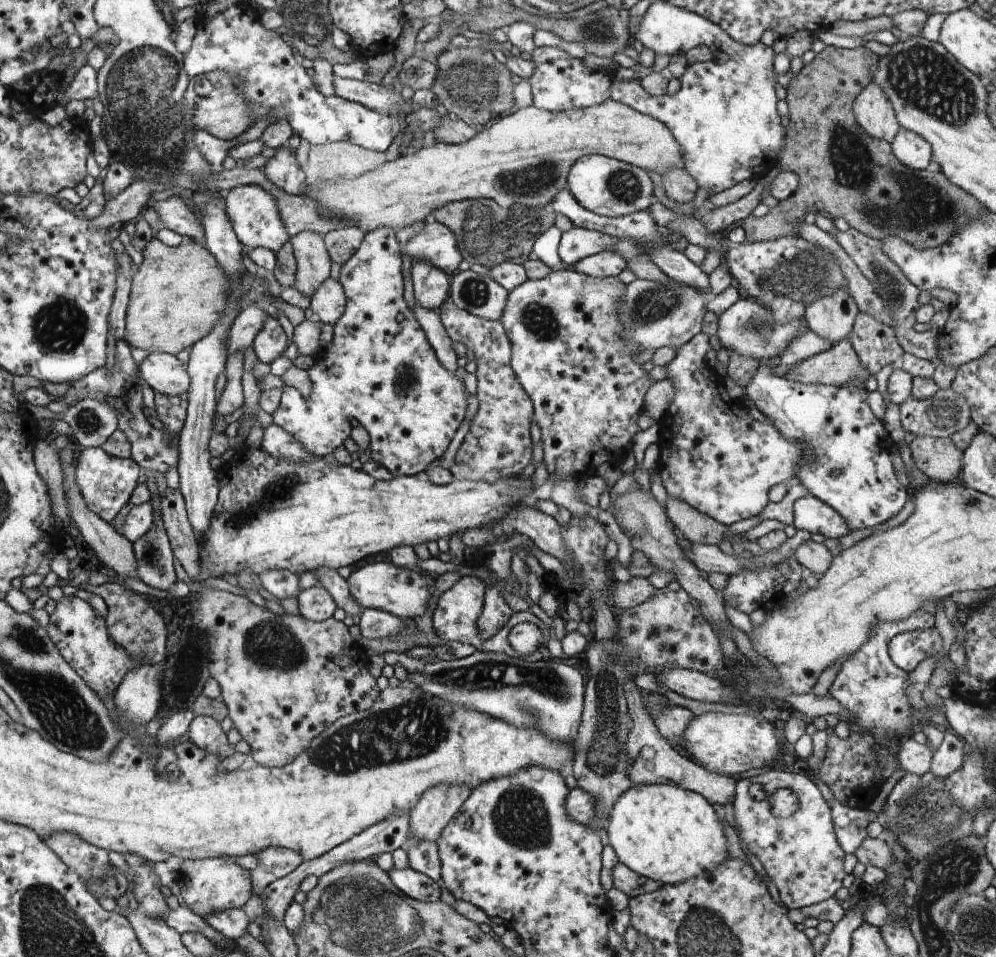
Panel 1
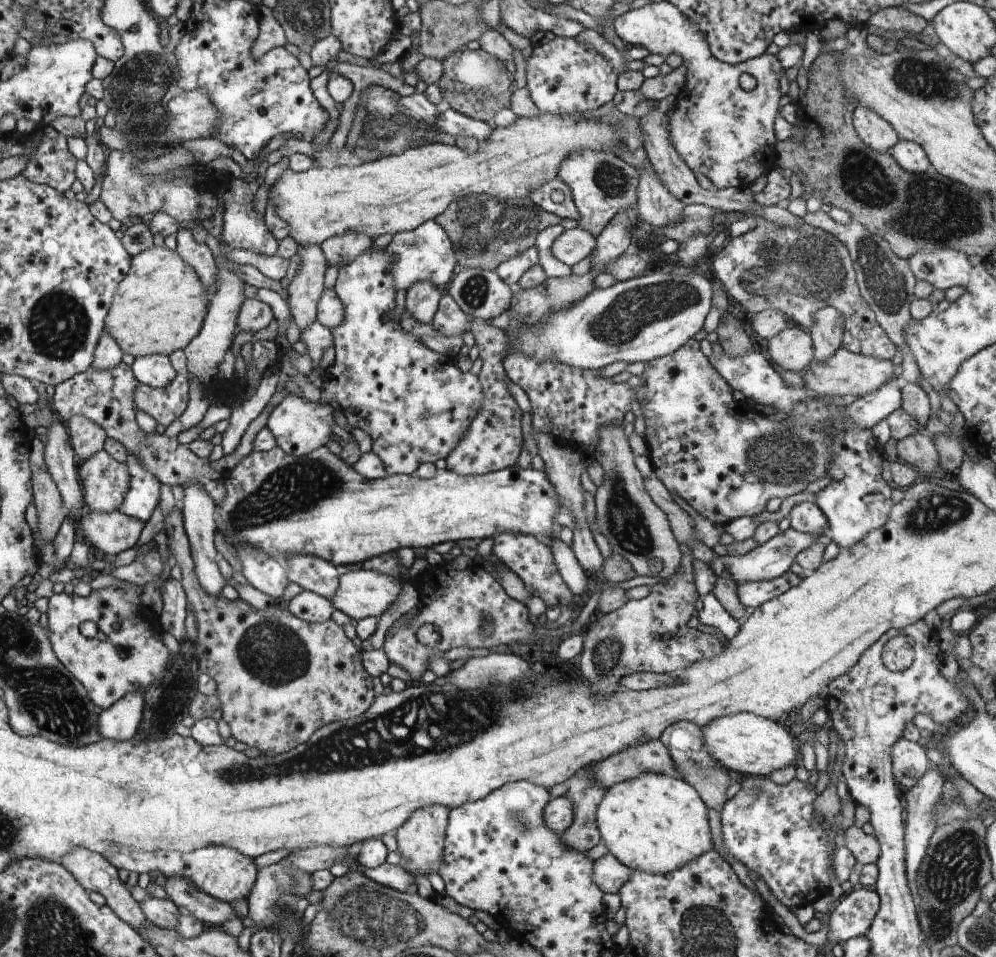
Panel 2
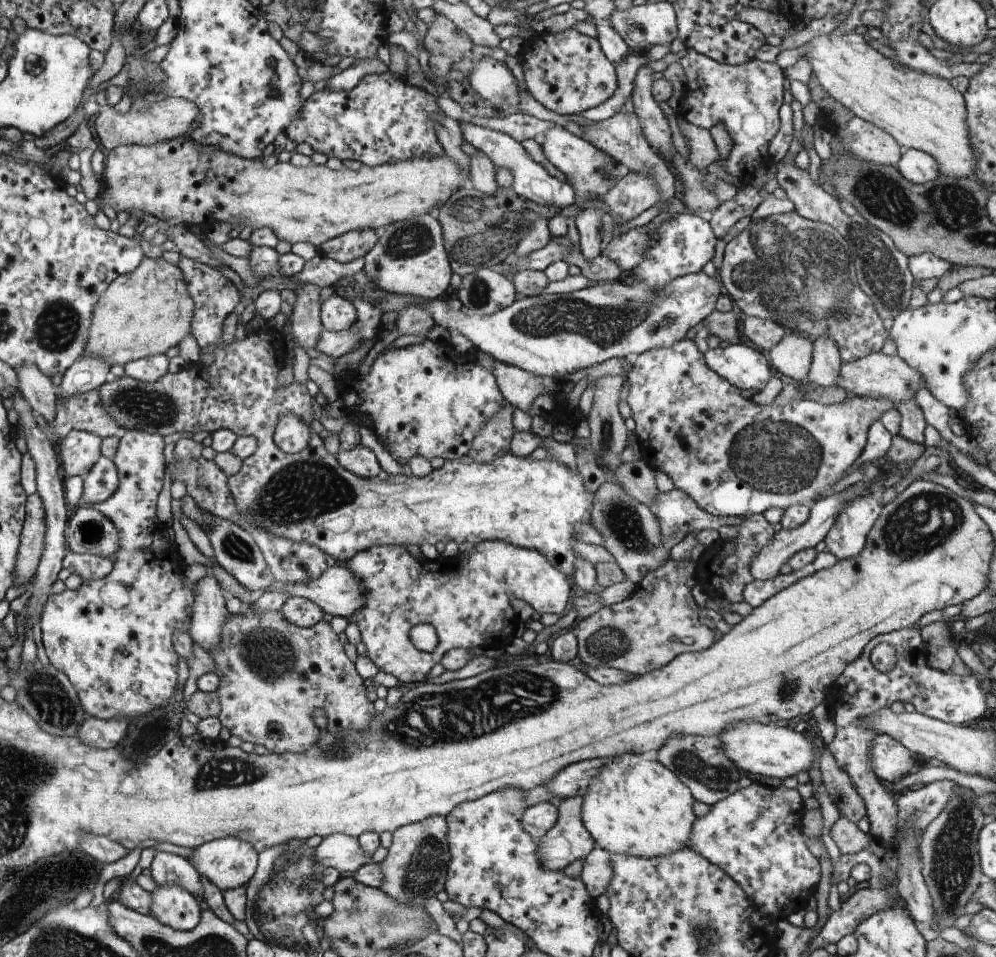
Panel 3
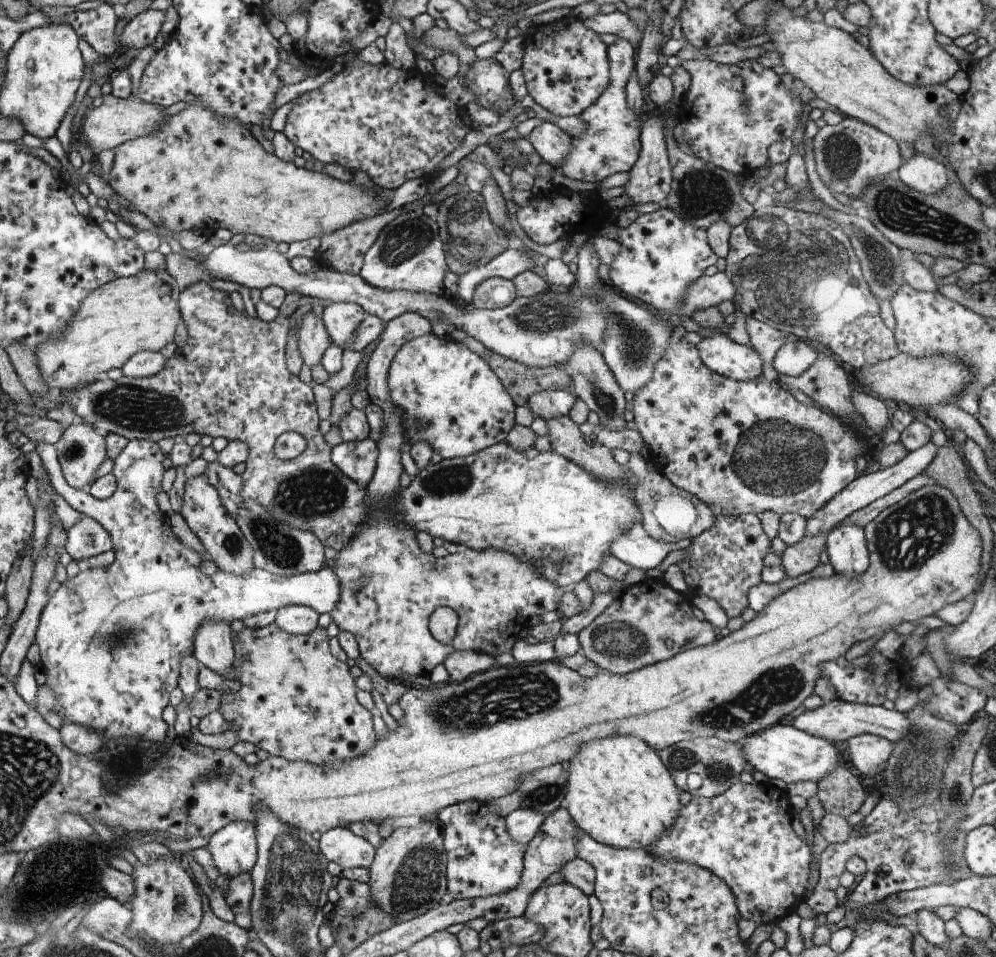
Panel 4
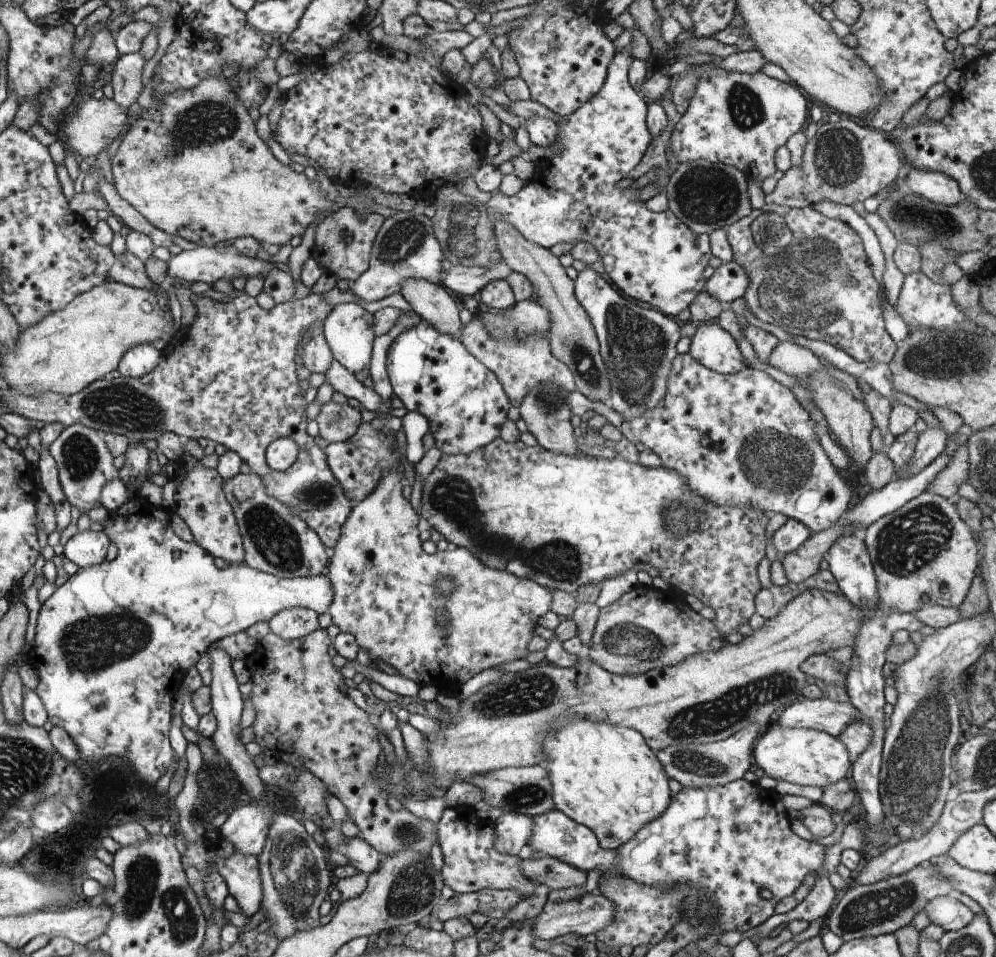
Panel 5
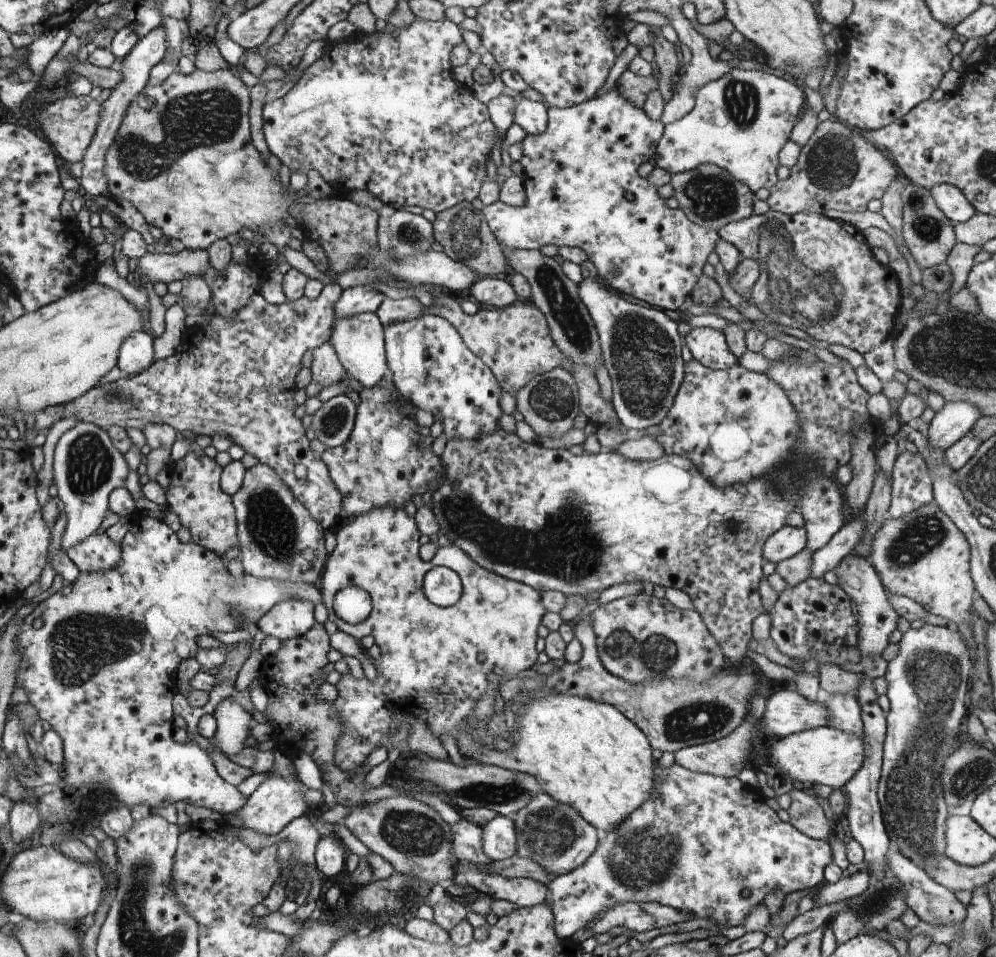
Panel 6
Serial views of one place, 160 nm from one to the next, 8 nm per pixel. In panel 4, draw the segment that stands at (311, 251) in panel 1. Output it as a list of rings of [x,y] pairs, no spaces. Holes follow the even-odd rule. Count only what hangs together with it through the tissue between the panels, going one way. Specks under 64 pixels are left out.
[[[309,311],[301,320],[297,330],[297,341],[303,361],[312,368],[321,364],[323,354],[332,344],[332,337],[325,327],[324,320],[320,320],[313,311]]]

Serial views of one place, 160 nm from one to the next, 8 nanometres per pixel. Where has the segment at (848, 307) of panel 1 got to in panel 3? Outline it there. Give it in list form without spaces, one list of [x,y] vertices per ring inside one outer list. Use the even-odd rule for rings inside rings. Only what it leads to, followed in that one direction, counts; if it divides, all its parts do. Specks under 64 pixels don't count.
[[[820,335],[813,342],[811,367],[807,380],[820,386],[833,386],[839,375],[842,357],[837,344],[830,336]]]

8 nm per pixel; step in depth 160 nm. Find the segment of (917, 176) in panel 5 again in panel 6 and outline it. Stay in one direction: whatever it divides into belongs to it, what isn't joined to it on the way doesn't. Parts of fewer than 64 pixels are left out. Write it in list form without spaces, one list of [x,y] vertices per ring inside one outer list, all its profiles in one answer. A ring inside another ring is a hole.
[[[944,183],[929,189],[938,208],[953,224],[963,223],[974,216],[975,208],[964,193],[951,184]]]

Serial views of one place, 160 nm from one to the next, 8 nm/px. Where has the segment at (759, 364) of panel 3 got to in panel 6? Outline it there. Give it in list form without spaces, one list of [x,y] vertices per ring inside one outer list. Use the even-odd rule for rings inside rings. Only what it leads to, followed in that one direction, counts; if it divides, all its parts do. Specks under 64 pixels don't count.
[[[694,327],[684,337],[694,359],[711,369],[732,368],[739,358],[730,350],[723,331],[712,327]]]

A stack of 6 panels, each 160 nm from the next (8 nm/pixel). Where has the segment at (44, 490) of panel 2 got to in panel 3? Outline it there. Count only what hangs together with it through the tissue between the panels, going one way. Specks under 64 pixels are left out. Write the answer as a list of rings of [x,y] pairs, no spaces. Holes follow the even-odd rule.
[[[36,492],[29,496],[29,502],[25,504],[25,511],[29,513],[25,516],[24,530],[21,532],[21,546],[17,554],[16,584],[18,587],[30,582],[30,578],[35,576],[42,553],[45,547],[46,515],[41,496]]]

